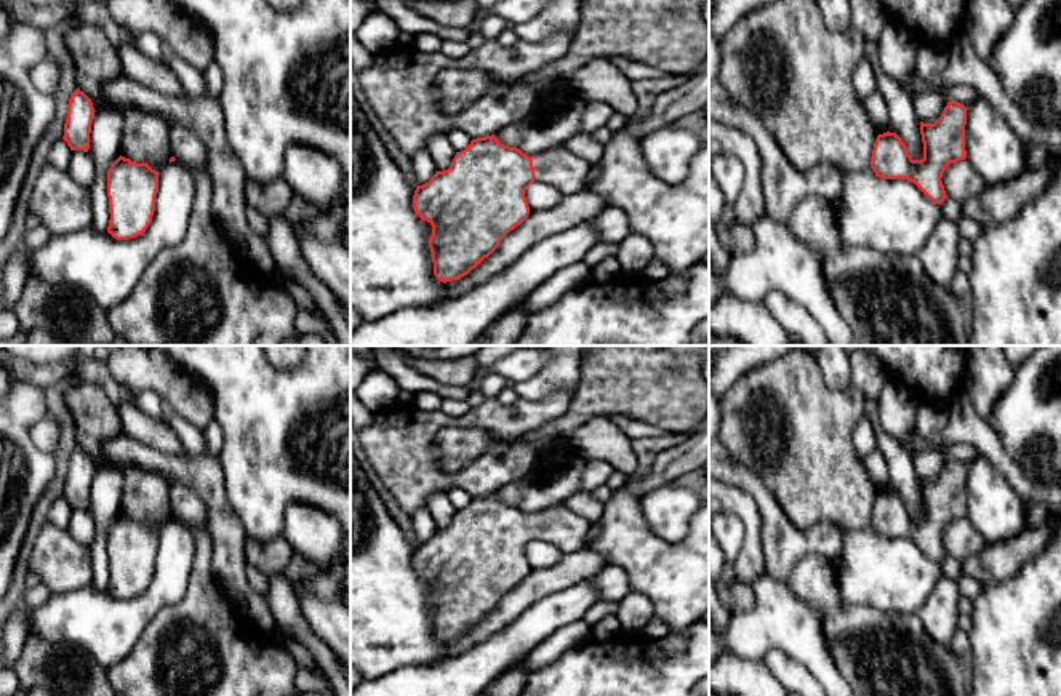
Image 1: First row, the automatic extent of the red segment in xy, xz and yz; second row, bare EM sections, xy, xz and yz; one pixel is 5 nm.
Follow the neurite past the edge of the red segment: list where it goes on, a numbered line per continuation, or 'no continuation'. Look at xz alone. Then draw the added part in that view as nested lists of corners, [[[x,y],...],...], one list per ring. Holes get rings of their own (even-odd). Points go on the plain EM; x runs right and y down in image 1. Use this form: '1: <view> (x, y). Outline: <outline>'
1: xz (559, 525). Outline: [[[565,502],[549,507],[533,517],[535,541],[549,541],[563,554],[587,546],[587,533],[592,526],[586,518],[570,510]]]

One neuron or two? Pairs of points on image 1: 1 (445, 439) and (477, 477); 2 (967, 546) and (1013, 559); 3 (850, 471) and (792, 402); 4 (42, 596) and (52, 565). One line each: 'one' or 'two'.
1: two
2: two
3: one
4: two

